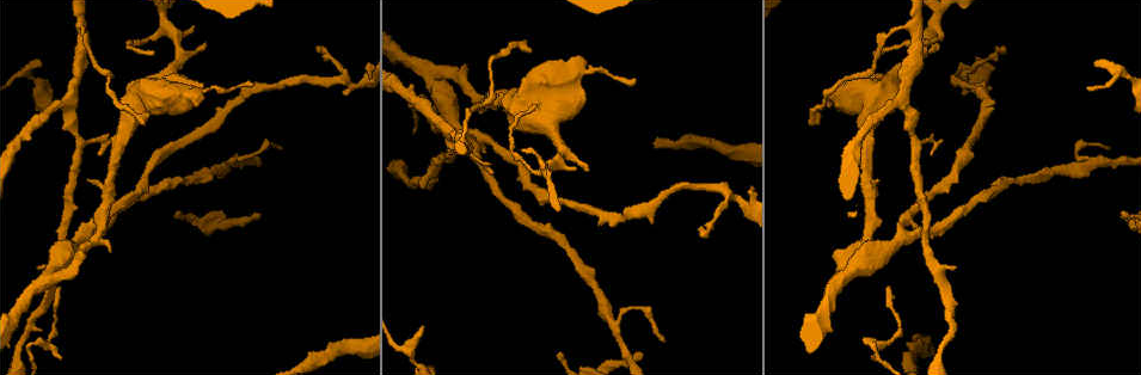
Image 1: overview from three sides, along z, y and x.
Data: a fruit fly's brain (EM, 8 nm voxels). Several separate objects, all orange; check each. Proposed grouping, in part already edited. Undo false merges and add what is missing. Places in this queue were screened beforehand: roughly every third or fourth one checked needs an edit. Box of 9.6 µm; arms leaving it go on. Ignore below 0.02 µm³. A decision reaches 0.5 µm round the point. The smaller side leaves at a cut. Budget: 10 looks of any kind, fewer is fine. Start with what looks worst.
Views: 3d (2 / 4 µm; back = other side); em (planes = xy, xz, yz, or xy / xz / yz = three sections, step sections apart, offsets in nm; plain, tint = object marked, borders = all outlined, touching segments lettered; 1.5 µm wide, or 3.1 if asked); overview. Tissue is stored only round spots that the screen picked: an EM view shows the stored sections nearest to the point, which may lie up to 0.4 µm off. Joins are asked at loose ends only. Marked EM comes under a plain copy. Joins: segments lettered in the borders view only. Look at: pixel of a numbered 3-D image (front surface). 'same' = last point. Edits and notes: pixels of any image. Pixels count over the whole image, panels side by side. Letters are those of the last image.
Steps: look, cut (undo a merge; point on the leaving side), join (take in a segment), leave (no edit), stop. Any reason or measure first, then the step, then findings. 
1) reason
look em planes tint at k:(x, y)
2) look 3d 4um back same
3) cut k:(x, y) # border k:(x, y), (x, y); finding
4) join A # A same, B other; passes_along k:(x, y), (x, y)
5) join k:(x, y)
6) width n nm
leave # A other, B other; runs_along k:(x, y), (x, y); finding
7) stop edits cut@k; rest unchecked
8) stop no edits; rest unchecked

branch stops here
look em yz step 8 borders at 1:(1121, 216)

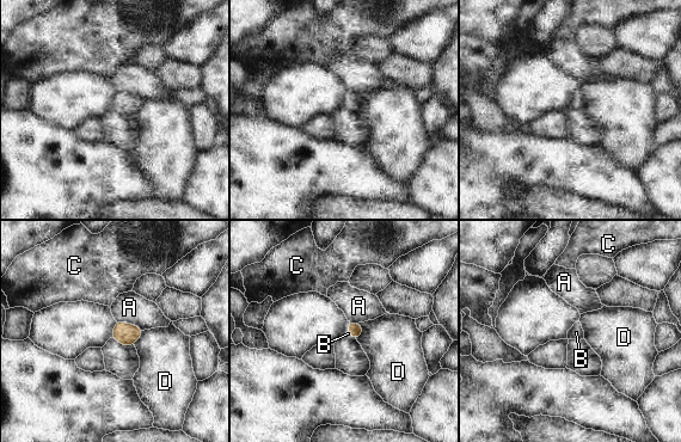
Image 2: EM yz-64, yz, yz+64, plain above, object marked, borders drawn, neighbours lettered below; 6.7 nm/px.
look em planes borders same

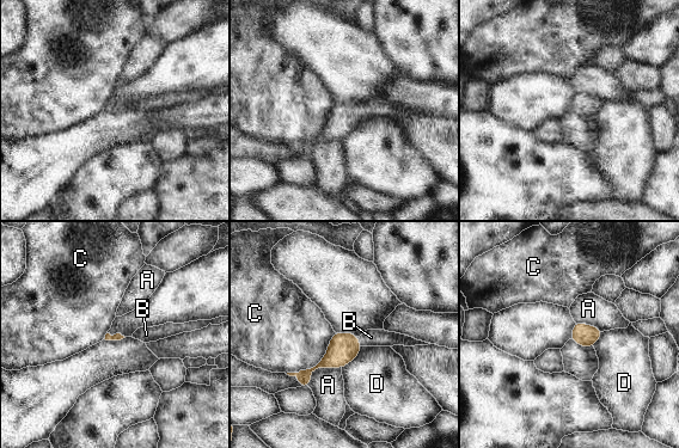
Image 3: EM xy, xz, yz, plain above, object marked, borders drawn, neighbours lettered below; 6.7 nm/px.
join B # A other, B same, C other, D other; passes_along 3:(343, 348), (359, 342), (371, 337); the cell continues

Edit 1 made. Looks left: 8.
long arm stops here
look em xy step 8 borders at 1:(636, 80)

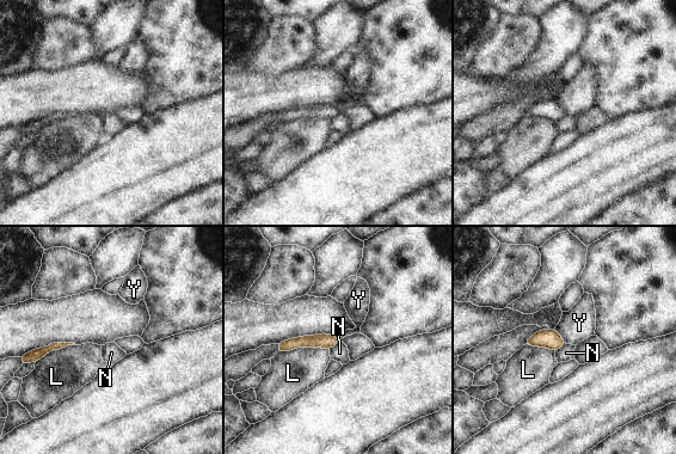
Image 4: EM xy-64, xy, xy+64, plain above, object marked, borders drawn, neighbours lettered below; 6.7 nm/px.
leave # L other, N other, Y other; border 4:(340, 339), (329, 349); no lettered segment goes on from it

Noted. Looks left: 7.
stop edits join@3; rest unchecked

